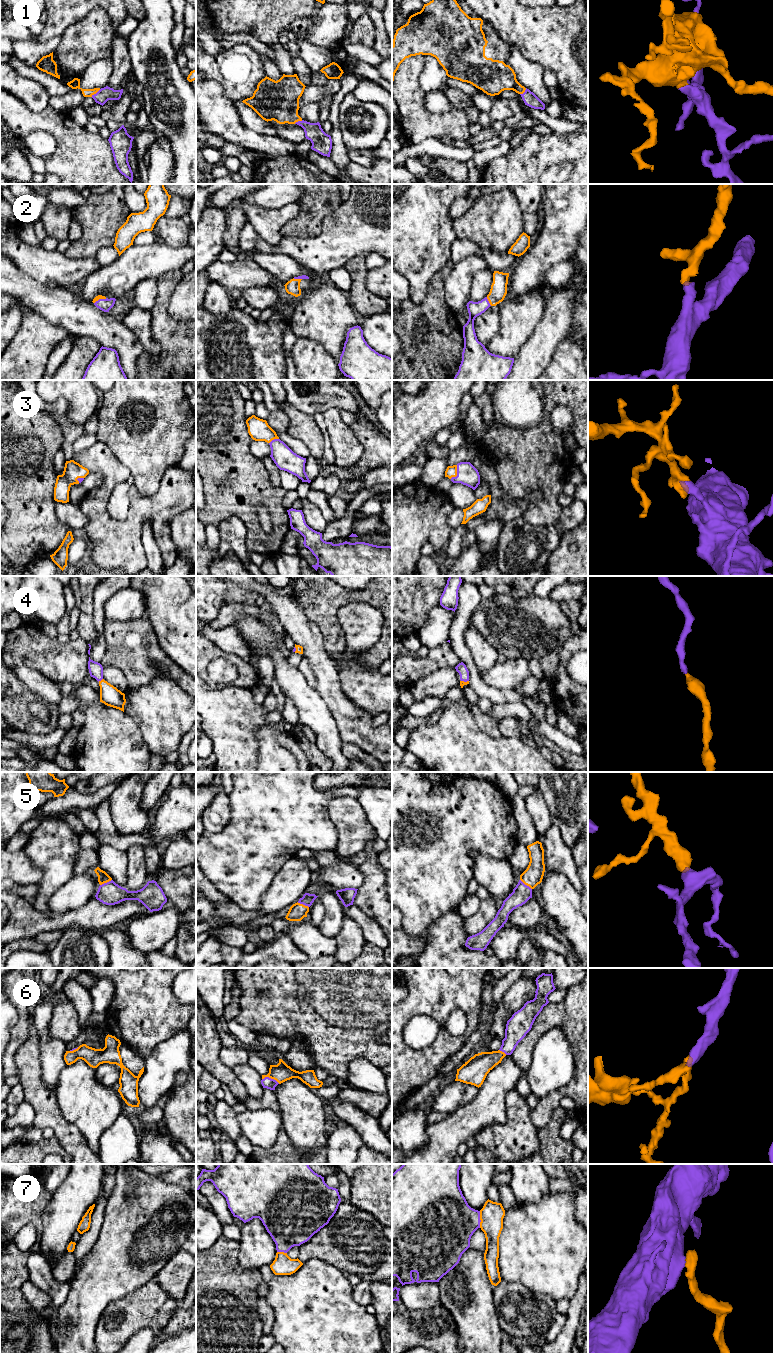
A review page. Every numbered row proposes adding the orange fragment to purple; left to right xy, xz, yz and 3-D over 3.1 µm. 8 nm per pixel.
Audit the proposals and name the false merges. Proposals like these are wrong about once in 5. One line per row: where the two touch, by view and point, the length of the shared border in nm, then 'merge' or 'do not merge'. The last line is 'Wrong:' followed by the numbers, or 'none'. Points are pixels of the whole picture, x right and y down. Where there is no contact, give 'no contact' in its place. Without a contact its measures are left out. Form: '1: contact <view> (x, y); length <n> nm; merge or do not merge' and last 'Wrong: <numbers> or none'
1: contact xy (96, 93); length 100 nm; merge
2: contact yz (488, 301); length 80 nm; merge
3: contact yz (457, 473); length 130 nm; merge
4: contact xy (100, 680); length 50 nm; merge
5: contact xy (105, 883); length 110 nm; merge
6: contact xz (270, 1078); length 150 nm; merge
7: contact yz (479, 1219); length 140 nm; merge
Wrong: none

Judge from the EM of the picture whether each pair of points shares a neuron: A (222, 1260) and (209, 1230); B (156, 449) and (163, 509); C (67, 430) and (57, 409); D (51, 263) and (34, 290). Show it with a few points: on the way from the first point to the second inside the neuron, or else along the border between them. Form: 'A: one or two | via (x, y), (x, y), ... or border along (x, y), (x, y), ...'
A: two | border along (221, 1235), (206, 1249)
B: two | border along (176, 465), (164, 473), (152, 494), (140, 494)
C: one | via (66, 425), (59, 414)
D: two | border along (20, 269), (35, 280), (46, 285)

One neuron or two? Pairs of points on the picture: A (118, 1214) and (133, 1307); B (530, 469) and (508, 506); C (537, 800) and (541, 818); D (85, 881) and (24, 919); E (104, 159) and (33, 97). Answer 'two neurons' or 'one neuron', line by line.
A: two neurons
B: two neurons
C: one neuron
D: two neurons
E: two neurons

